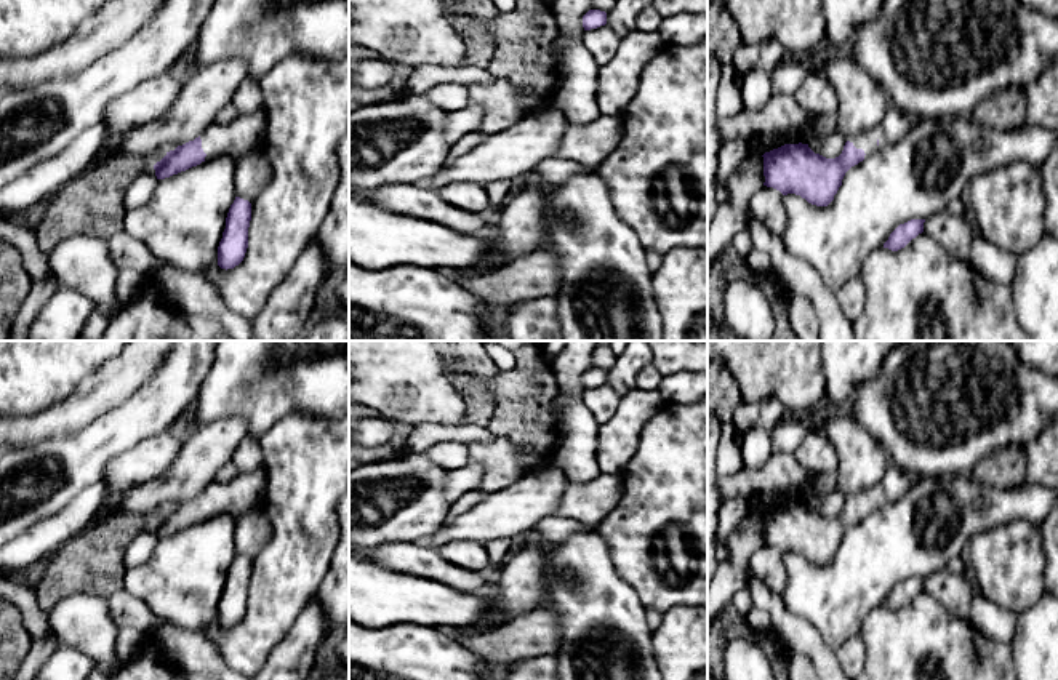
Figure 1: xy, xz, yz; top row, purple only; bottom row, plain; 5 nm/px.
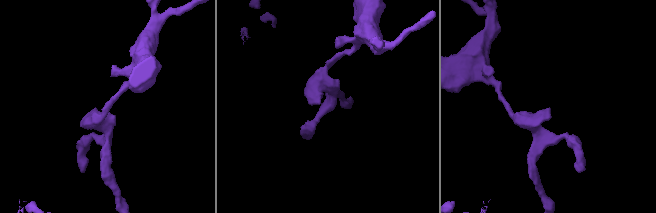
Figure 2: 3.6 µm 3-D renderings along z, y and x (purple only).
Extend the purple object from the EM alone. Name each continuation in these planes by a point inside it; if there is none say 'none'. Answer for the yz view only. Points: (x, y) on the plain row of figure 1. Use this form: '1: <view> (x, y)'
1: yz (868, 498)

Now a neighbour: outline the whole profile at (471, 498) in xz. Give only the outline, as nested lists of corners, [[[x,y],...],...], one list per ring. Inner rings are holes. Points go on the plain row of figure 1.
[[[474,490],[467,491],[459,496],[455,502],[451,502],[450,510],[443,523],[450,523],[453,518],[459,517],[461,514],[467,512],[472,506],[482,502],[488,493]]]

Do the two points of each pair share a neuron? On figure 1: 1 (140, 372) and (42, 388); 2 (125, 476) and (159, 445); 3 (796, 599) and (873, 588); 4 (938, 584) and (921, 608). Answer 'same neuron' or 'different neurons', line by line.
1: different neurons
2: same neuron
3: same neuron
4: different neurons

